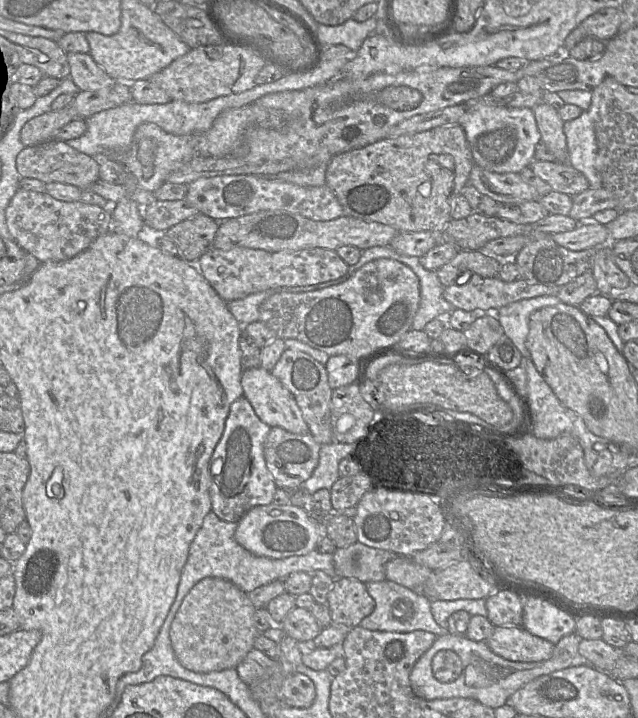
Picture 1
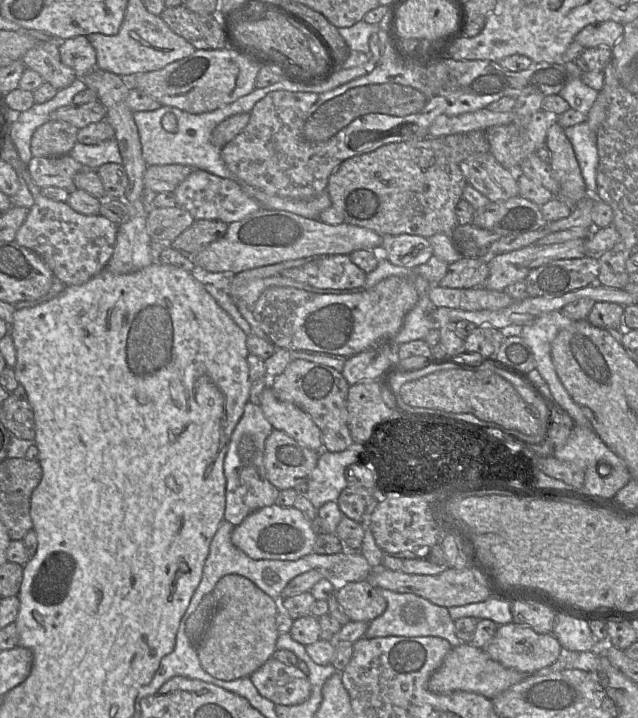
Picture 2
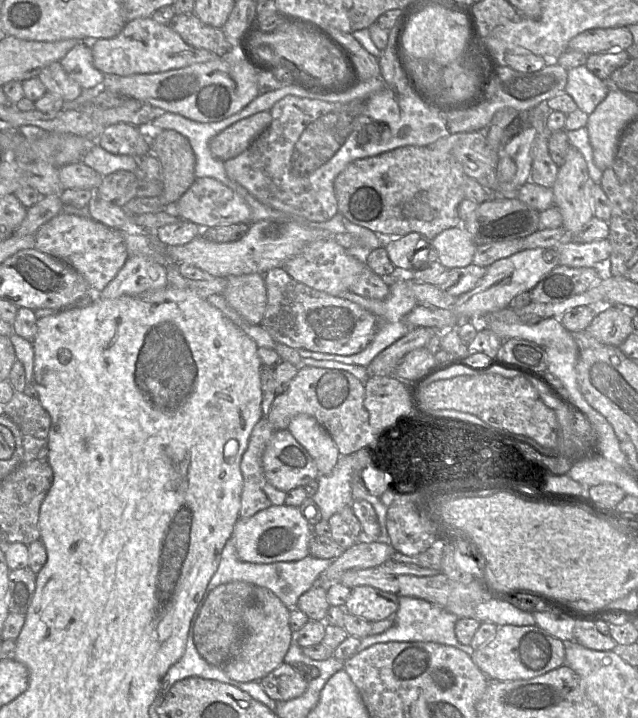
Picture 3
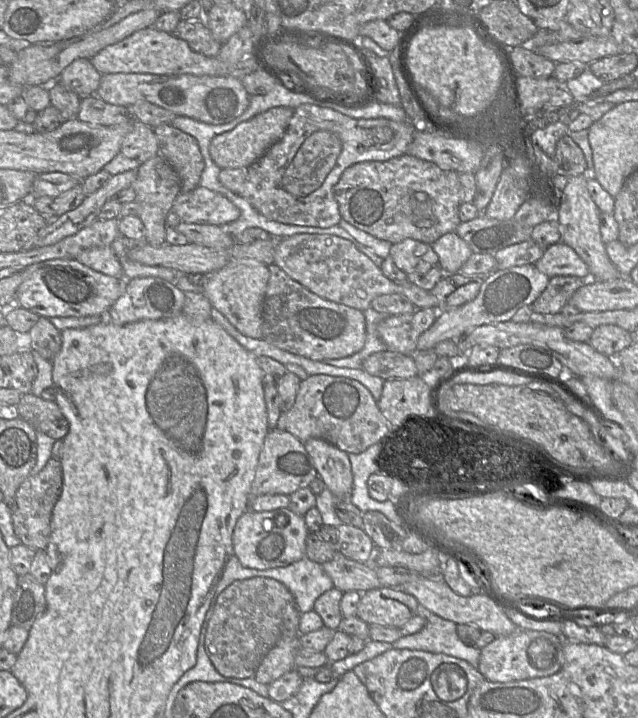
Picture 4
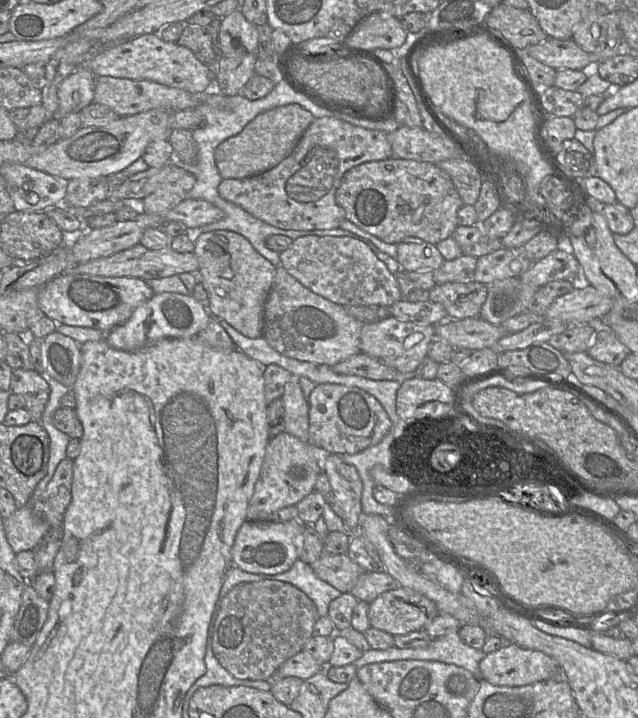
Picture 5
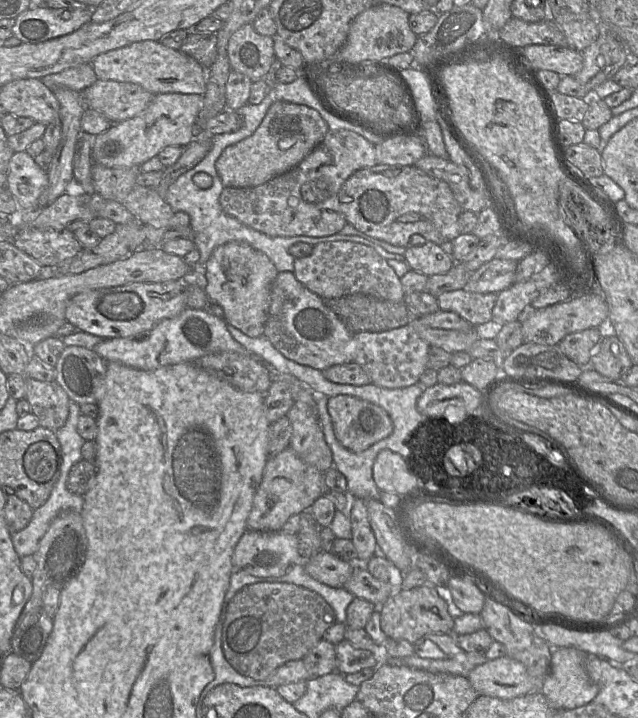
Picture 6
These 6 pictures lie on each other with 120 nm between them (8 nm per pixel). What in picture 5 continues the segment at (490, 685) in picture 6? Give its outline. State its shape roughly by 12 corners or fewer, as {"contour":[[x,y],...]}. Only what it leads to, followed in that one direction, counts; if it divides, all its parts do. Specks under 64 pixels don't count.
{"contour":[[505,643],[480,661],[495,686],[550,679],[558,663]]}

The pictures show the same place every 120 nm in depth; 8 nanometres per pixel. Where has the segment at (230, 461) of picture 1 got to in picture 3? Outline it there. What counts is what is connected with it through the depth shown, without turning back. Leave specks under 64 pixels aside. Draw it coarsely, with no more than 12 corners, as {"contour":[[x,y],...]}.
{"contour":[[266,416],[254,426],[240,469],[239,518],[286,493],[270,485],[262,454],[274,430]]}

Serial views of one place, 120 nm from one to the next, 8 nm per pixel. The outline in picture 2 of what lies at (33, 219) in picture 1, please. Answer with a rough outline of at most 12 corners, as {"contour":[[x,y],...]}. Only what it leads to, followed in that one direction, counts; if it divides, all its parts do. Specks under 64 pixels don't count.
{"contour":[[26,182],[15,241],[65,286],[111,259],[118,224],[76,212]]}

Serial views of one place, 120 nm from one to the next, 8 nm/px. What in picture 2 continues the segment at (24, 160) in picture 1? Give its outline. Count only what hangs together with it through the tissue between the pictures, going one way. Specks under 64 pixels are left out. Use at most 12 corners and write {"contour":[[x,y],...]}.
{"contour":[[70,154],[33,156],[27,164],[35,185],[74,188],[85,168]]}

